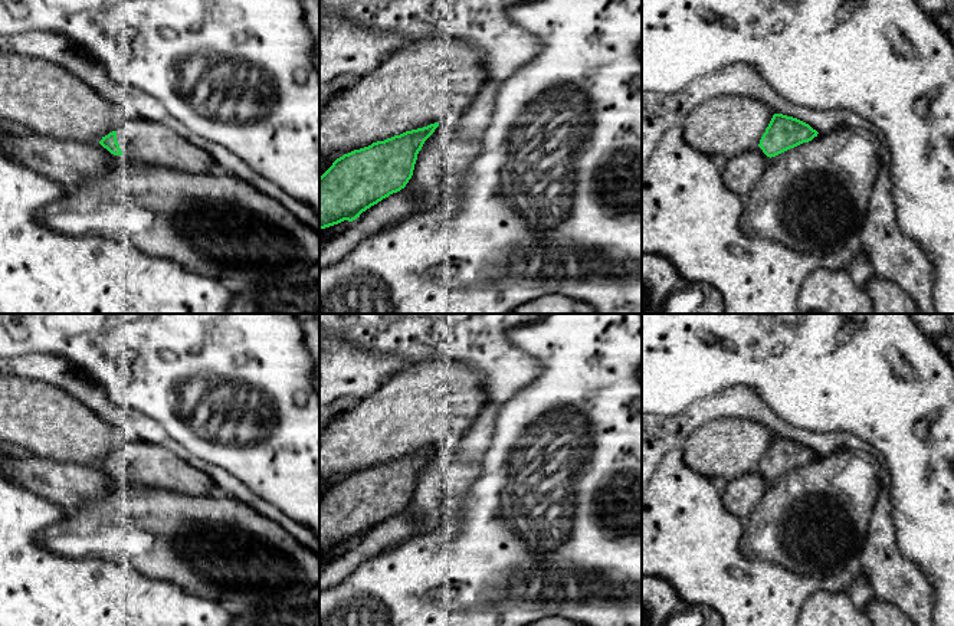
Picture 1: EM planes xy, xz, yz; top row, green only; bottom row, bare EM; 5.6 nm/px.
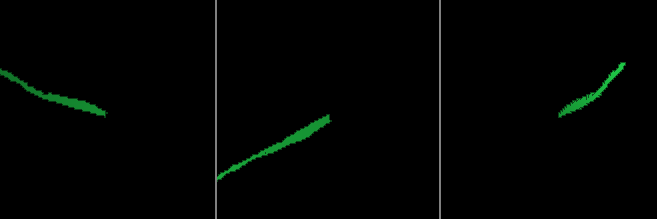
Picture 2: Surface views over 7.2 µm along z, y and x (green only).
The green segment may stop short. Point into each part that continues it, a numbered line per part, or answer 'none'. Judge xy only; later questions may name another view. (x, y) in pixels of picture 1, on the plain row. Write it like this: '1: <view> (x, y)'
1: xy (141, 464)

